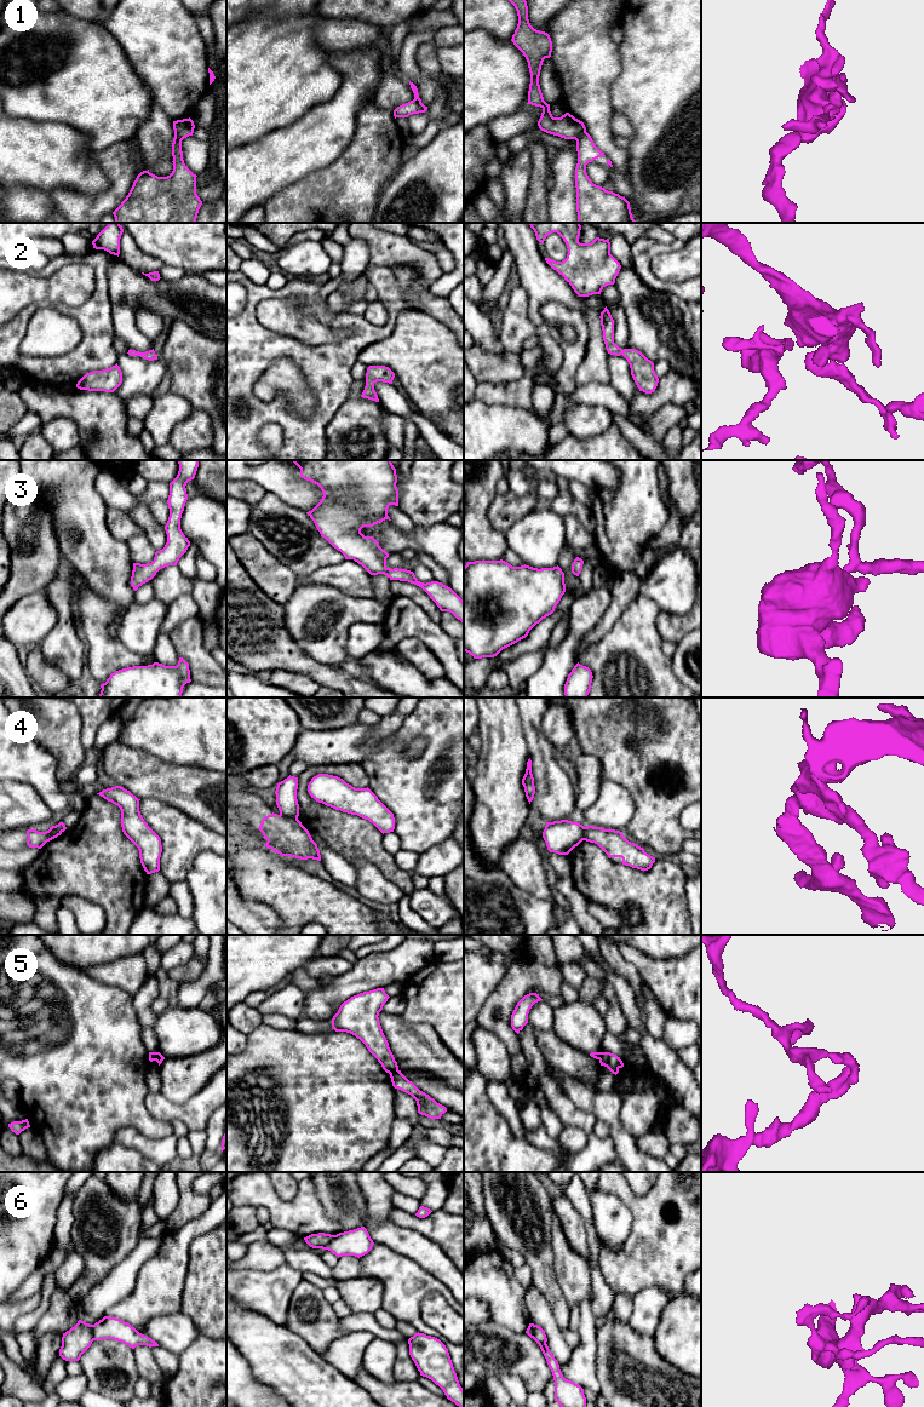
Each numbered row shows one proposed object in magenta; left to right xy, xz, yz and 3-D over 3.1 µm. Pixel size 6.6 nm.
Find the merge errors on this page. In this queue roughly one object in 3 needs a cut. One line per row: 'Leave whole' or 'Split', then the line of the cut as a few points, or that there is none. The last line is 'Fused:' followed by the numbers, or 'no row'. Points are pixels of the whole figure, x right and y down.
1: Split. Split along xz (414, 98), (425, 110)
2: Leave whole. No split
3: Leave whole. No split
4: Split. Split along xz (280, 814), (297, 819)
5: Split. Split along xz (397, 1069), (390, 1074)
6: Split. Split along xy (91, 1325), (95, 1339)
Fused: 1, 4, 5, 6

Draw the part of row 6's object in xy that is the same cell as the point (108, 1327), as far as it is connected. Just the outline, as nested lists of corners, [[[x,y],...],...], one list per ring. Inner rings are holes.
[[[104,1316],[102,1320],[92,1325],[92,1331],[94,1340],[114,1339],[132,1349],[138,1345],[147,1345],[149,1348],[159,1346],[155,1340],[139,1333],[130,1323],[116,1317]]]

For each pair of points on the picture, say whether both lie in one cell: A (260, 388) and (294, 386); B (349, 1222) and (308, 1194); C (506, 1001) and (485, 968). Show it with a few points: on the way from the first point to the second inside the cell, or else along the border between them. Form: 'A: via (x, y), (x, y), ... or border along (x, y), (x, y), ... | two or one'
A: via (269, 386), (286, 386) | one
B: border along (314, 1184), (316, 1198), (323, 1211), (339, 1224) | two
C: border along (511, 962), (504, 977), (480, 1009) | two

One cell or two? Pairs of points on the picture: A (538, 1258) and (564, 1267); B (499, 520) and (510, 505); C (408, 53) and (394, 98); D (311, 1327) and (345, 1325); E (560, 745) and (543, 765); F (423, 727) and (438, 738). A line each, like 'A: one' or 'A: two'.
A: two
B: one
C: two
D: two
E: two
F: one

